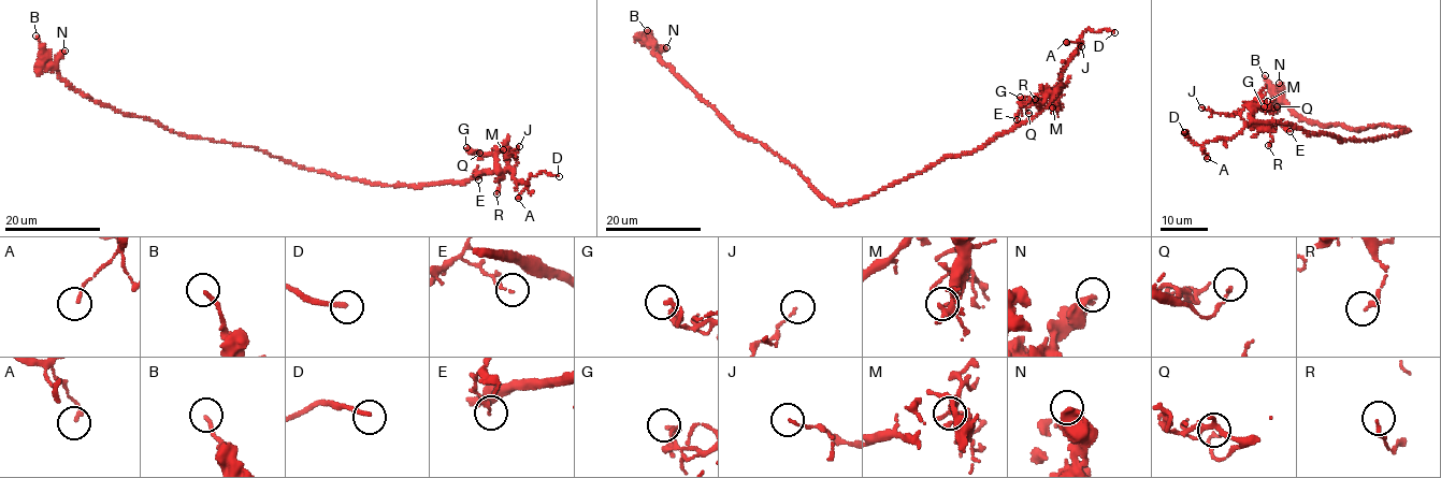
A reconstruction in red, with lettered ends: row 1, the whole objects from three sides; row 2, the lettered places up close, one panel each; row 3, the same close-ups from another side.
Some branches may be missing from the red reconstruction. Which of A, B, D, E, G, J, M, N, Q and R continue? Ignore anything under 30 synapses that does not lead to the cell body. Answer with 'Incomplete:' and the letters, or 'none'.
Incomplete: D

